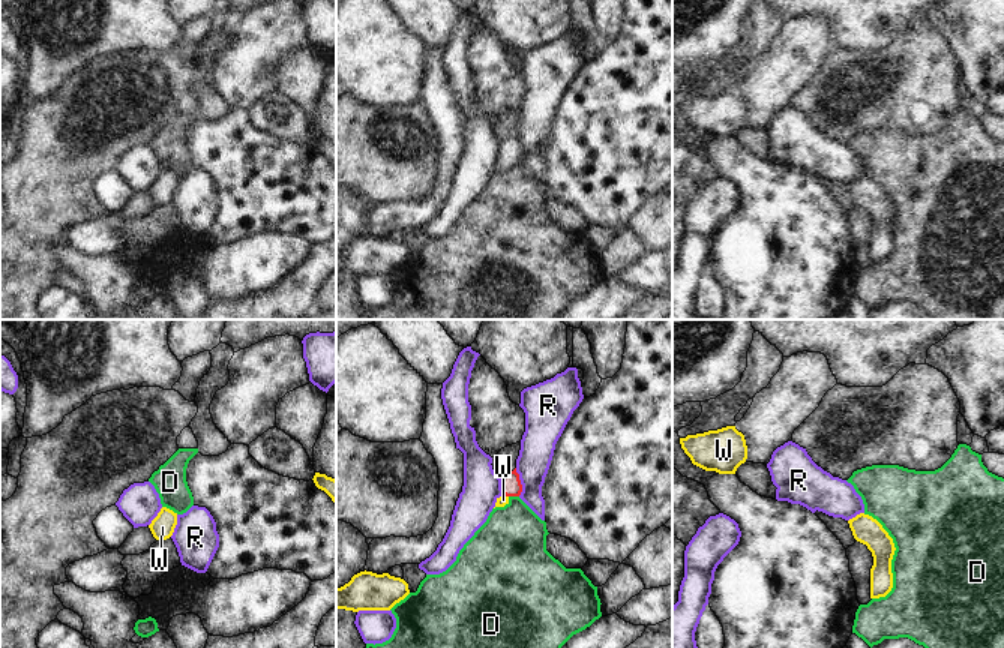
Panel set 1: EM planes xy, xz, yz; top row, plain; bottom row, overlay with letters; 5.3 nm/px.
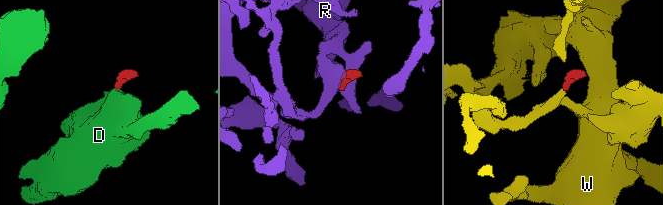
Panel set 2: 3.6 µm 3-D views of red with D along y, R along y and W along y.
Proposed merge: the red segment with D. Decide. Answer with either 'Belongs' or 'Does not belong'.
Does not belong

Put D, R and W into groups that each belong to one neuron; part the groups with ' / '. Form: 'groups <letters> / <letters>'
groups D / R / W

